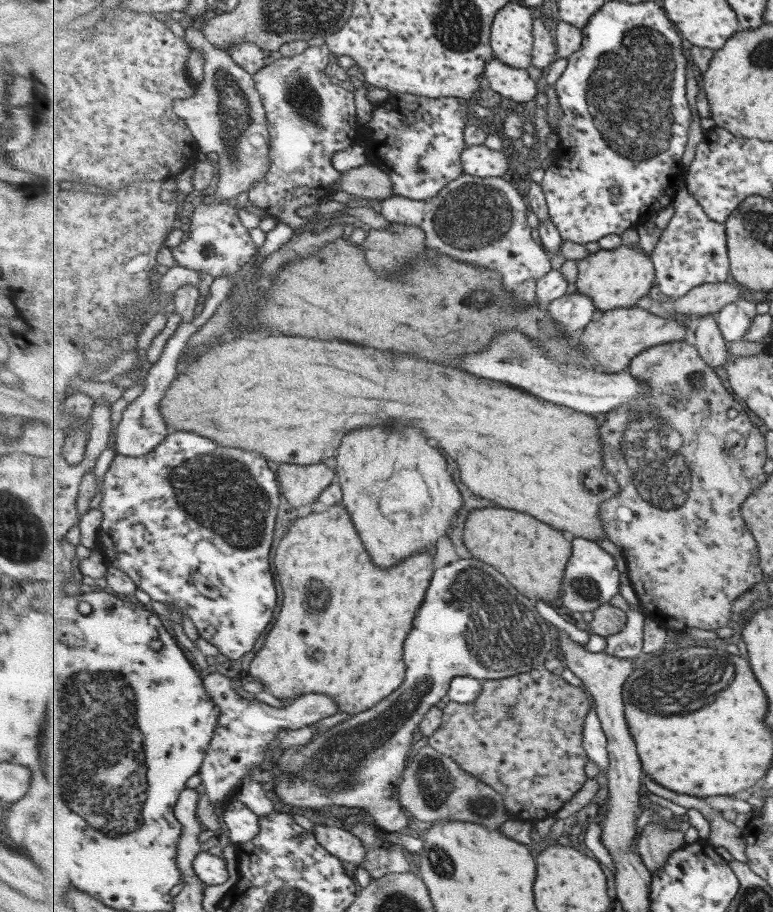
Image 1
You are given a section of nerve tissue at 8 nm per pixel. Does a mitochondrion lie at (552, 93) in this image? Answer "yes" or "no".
no

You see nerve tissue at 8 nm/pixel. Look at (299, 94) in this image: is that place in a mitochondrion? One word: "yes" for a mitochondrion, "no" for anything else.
yes

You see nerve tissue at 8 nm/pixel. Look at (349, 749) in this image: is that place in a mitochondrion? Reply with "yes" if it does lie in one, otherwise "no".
yes

